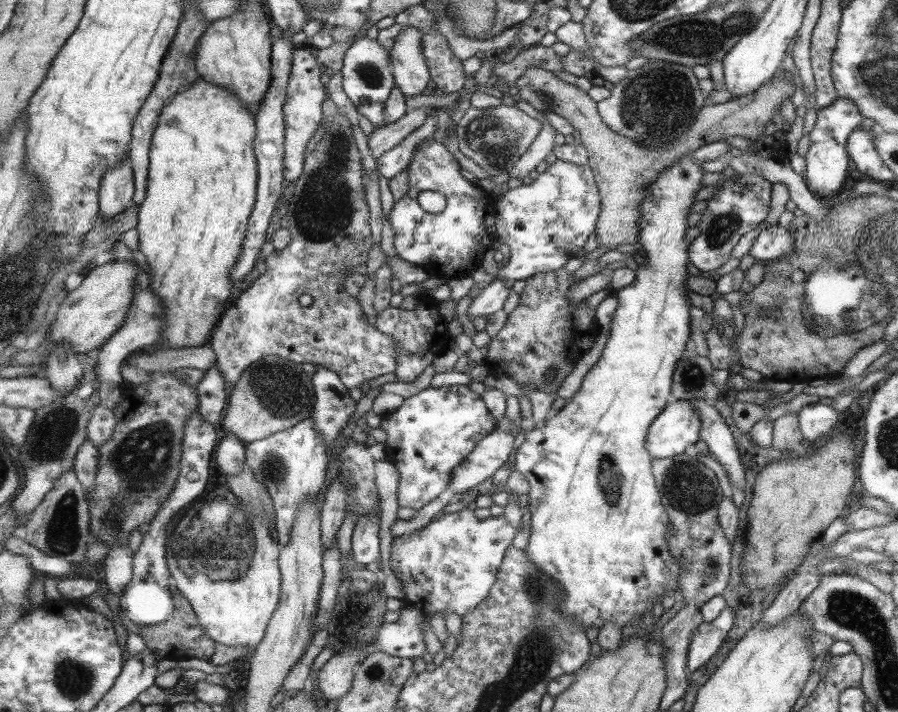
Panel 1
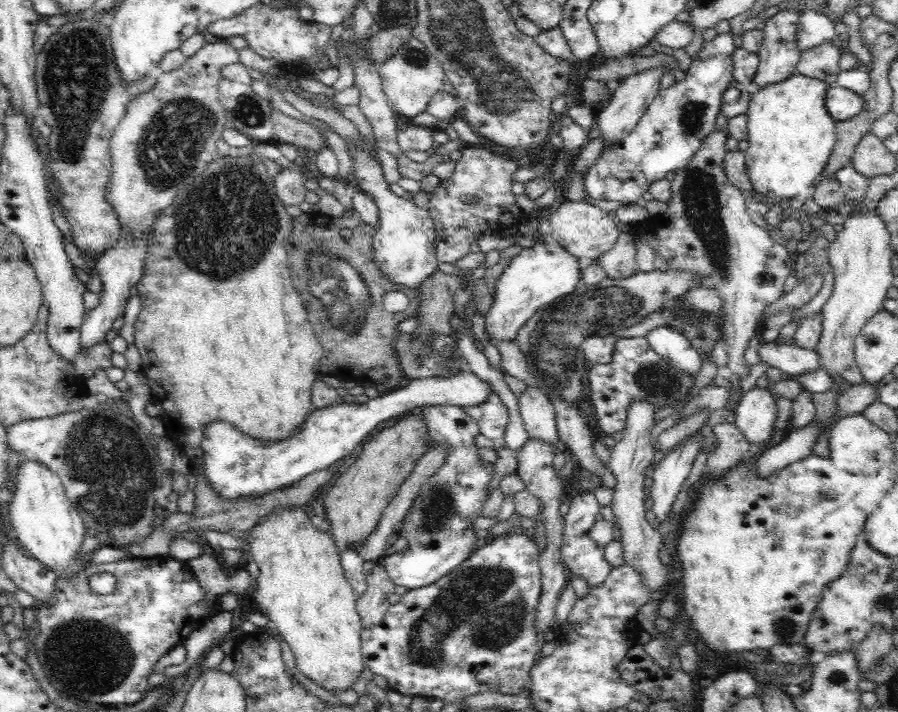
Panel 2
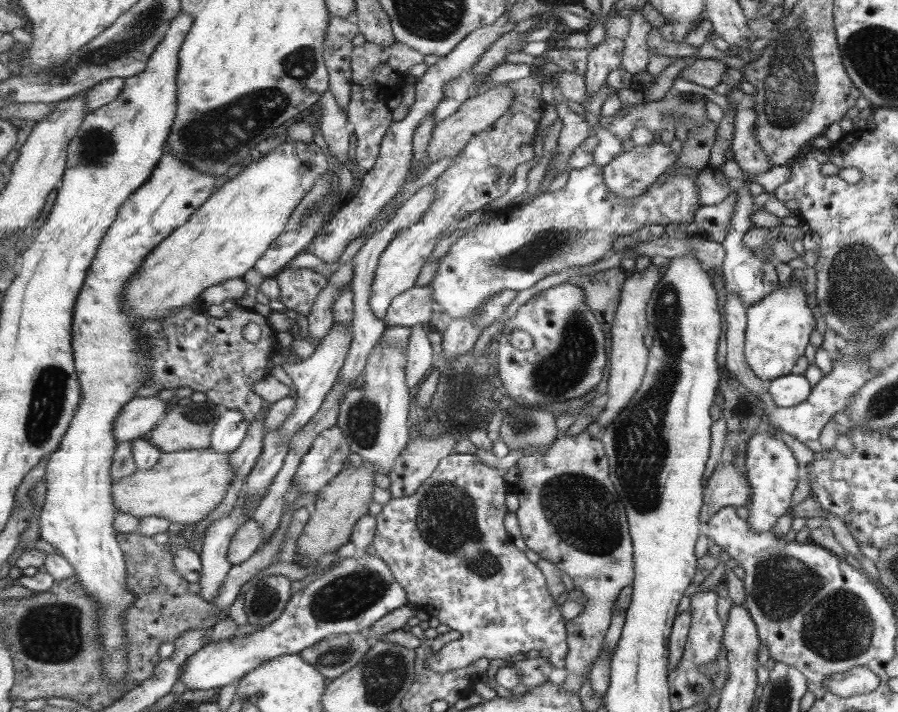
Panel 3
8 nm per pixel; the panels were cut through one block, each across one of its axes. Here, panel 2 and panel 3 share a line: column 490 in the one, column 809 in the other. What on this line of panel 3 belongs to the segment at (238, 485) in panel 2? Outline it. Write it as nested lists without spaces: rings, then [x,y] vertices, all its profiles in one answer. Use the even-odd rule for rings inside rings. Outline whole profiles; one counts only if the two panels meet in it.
[[[790,373],[788,376],[769,381],[766,384],[776,407],[790,408],[808,398],[812,389],[804,375]]]

